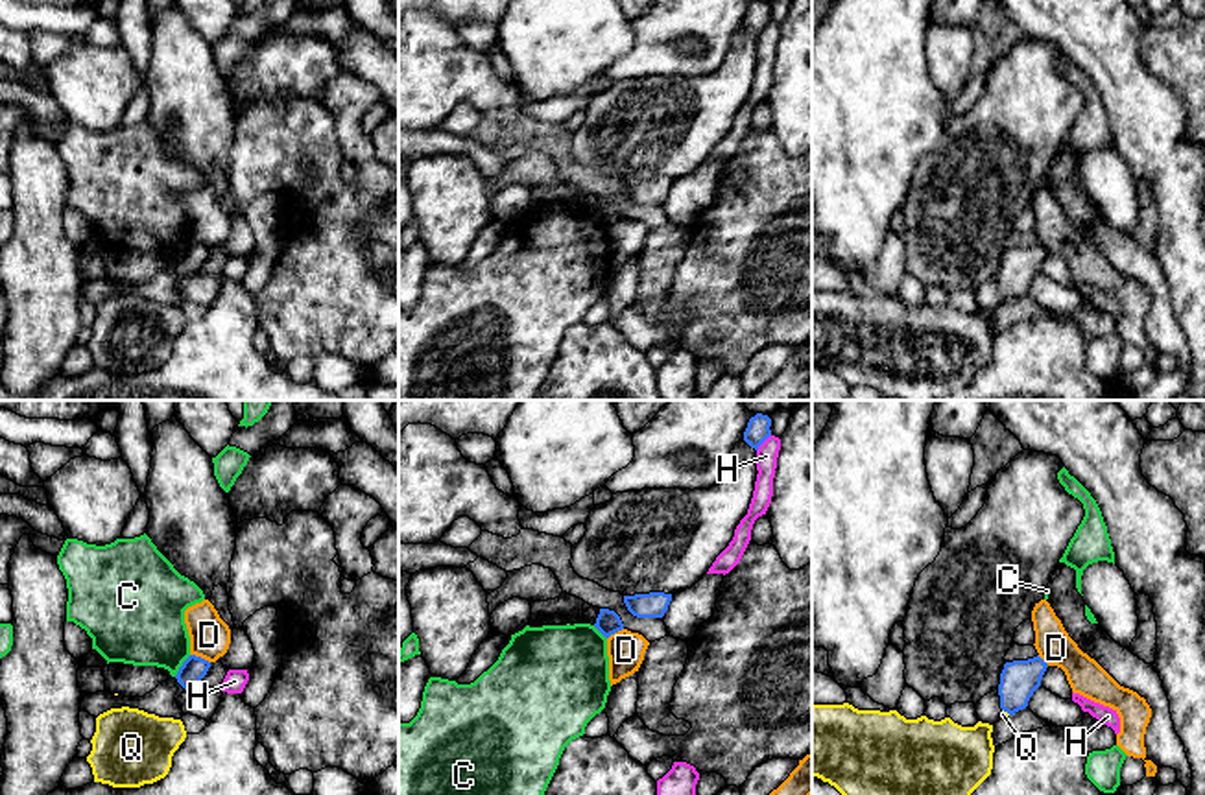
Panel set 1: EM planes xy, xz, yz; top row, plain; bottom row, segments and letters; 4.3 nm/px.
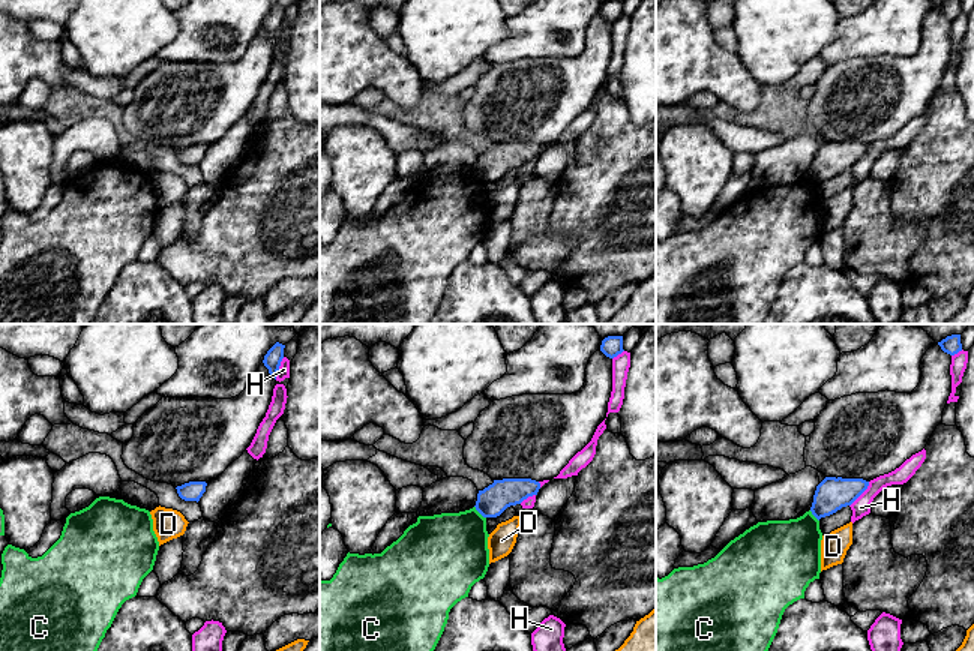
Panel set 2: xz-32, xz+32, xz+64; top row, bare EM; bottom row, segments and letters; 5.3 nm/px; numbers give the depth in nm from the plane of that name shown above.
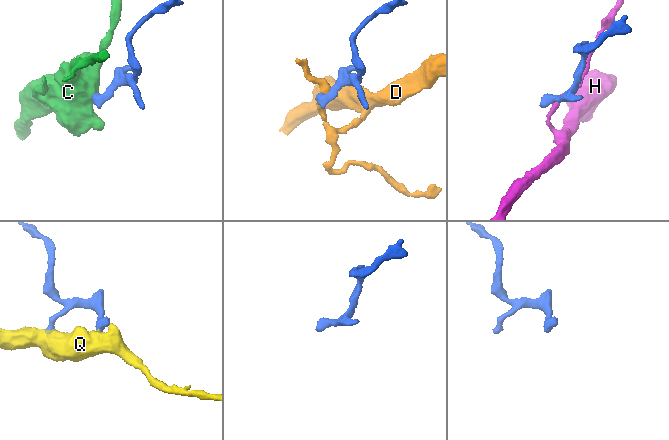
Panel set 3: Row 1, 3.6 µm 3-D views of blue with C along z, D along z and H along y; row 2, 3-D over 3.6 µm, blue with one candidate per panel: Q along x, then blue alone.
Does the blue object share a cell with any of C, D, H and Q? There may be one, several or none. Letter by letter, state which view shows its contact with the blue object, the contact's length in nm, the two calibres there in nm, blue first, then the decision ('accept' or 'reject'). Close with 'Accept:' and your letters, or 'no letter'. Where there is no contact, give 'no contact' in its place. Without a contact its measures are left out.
C: xy | 120 nm | 110/360 nm | reject
D: xy | 100 nm | 110/180 nm | reject
H: xz | 100 nm | 100/100 nm | reject
Q: yz | 50 nm | 170/30 nm | accept
Accept: Q

